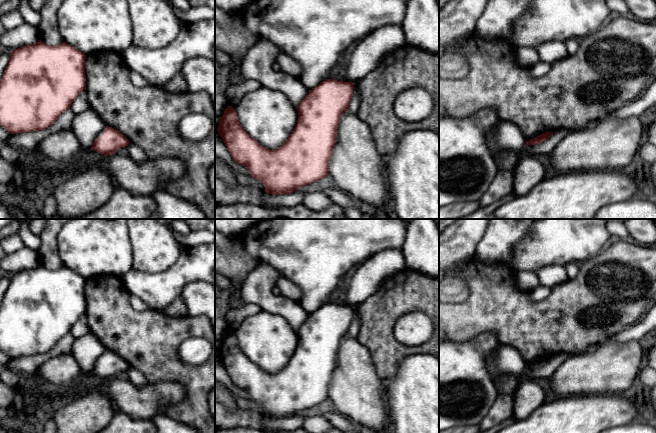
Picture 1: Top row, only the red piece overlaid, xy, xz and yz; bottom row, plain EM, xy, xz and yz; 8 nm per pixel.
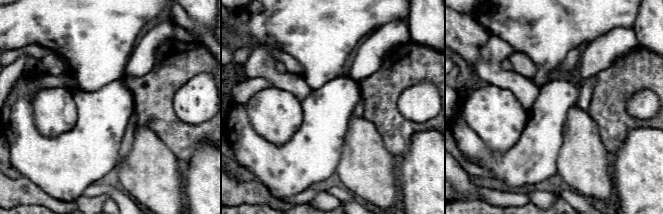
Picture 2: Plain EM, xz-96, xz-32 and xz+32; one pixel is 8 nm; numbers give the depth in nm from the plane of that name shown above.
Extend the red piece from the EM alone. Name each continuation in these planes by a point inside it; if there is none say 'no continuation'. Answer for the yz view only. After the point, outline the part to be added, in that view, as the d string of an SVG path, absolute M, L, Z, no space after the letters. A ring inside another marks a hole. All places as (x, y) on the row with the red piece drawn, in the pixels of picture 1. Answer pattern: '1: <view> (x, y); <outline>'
no continuation

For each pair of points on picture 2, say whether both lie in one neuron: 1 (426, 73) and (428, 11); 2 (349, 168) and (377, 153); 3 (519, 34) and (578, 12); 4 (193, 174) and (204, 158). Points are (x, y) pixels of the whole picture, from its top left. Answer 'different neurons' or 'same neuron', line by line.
1: different neurons
2: same neuron
3: same neuron
4: same neuron

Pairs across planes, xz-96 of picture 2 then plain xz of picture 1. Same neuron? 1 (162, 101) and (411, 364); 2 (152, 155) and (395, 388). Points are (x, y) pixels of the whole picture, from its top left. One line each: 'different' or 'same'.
1: different
2: different

